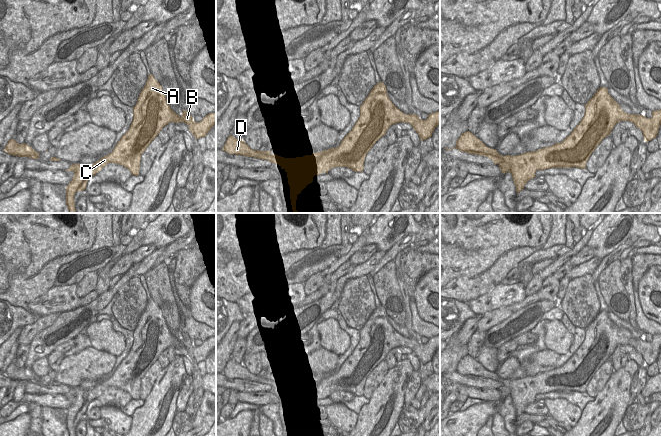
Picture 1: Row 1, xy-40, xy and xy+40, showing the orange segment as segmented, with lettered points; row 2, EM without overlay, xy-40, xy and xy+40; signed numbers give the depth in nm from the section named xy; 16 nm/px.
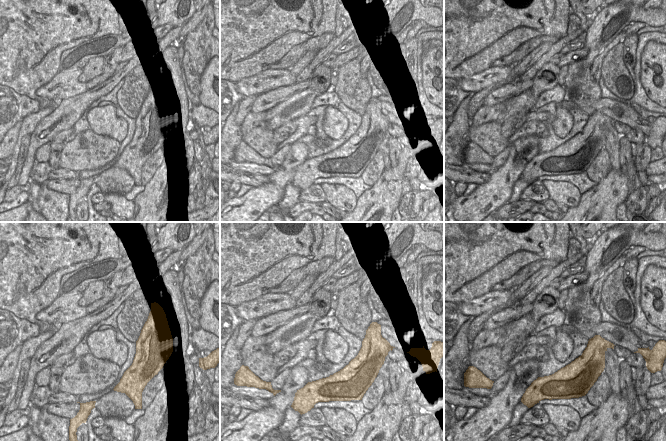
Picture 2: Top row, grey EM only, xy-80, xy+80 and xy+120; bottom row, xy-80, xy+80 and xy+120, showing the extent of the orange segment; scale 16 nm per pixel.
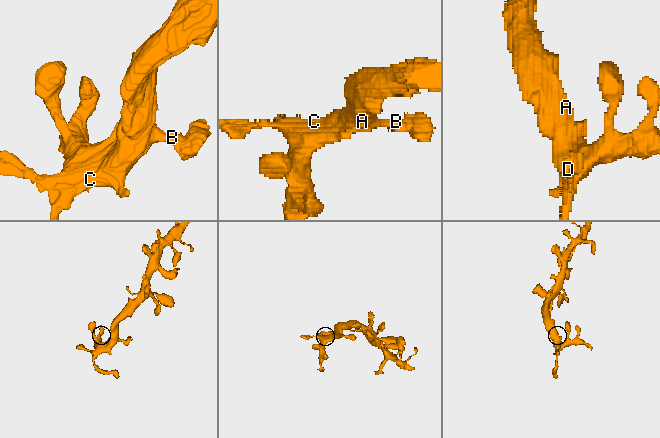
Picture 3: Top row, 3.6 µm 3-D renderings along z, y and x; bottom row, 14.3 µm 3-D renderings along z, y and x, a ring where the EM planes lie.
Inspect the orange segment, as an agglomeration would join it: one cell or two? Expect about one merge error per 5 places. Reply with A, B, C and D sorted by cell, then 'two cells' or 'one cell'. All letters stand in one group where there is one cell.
groups A B C D; one cell

